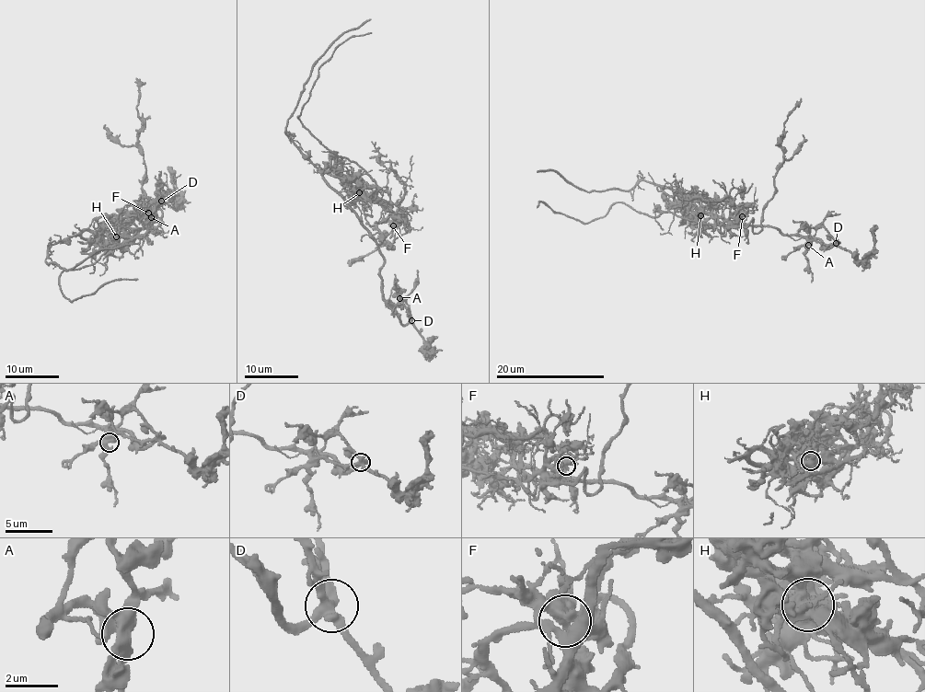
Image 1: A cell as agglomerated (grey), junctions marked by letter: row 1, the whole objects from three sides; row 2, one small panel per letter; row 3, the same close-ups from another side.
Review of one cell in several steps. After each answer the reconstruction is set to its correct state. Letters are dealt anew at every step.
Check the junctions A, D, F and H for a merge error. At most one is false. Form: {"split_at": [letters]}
{"split_at": ["H"]}

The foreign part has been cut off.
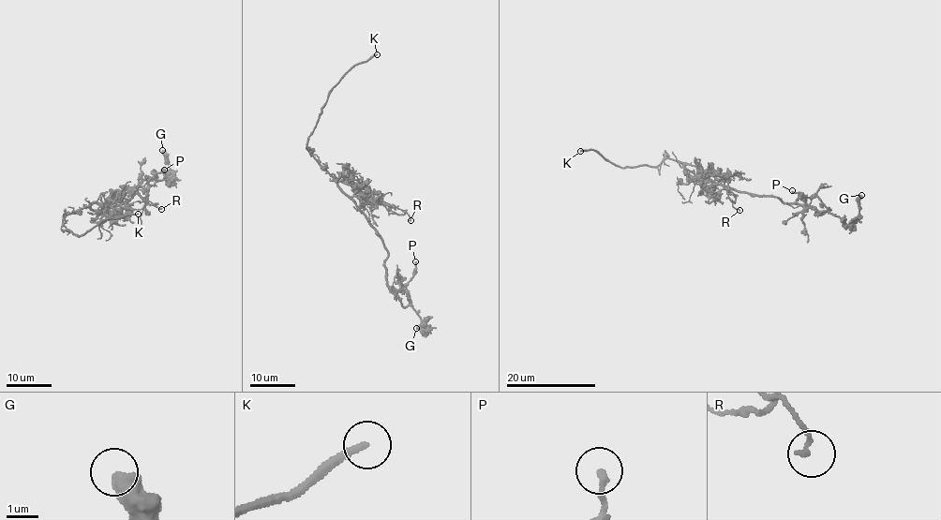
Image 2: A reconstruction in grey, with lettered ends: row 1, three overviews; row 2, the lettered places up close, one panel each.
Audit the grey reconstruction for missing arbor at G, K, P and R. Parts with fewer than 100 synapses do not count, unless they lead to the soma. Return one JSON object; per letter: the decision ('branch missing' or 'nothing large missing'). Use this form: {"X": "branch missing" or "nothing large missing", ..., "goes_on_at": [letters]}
{"G": "nothing large missing", "K": "branch missing", "P": "nothing large missing", "R": "nothing large missing", "goes_on_at": ["K"]}

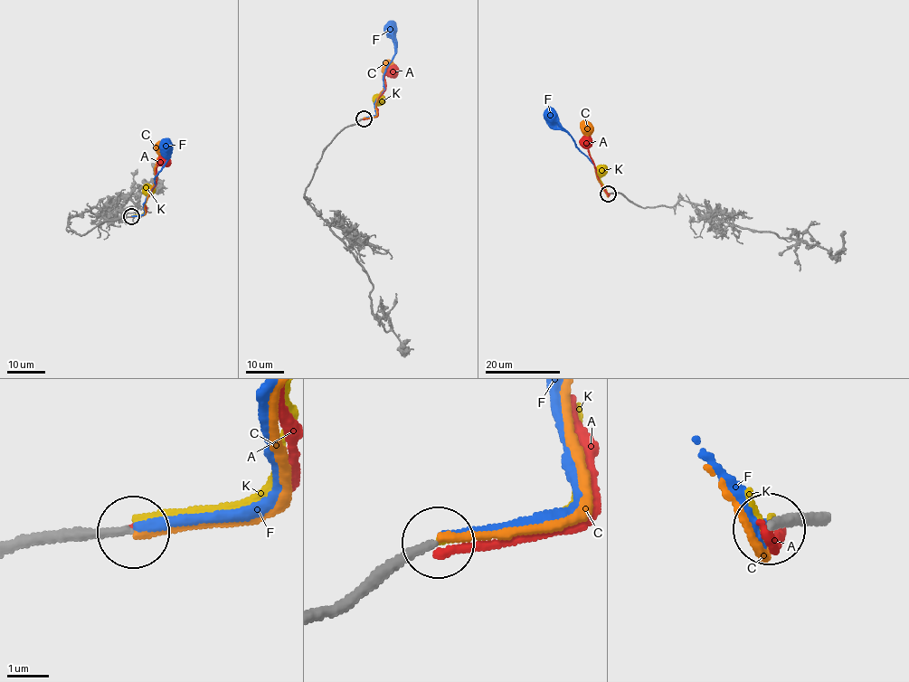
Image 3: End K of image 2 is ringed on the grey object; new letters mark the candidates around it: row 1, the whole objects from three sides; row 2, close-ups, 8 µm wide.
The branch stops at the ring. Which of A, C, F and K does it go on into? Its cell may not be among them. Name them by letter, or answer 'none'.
none

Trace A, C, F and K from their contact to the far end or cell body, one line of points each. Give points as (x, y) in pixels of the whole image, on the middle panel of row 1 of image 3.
A: (363, 118), (377, 115), (375, 103), (384, 90), (384, 76), (392, 71)
C: (363, 118), (377, 114), (375, 103), (384, 85), (383, 72), (389, 70)
F: (363, 118), (376, 114), (374, 104), (383, 89), (383, 72), (395, 52), (394, 31), (391, 28)
K: (363, 118), (375, 115), (374, 101), (377, 101)

